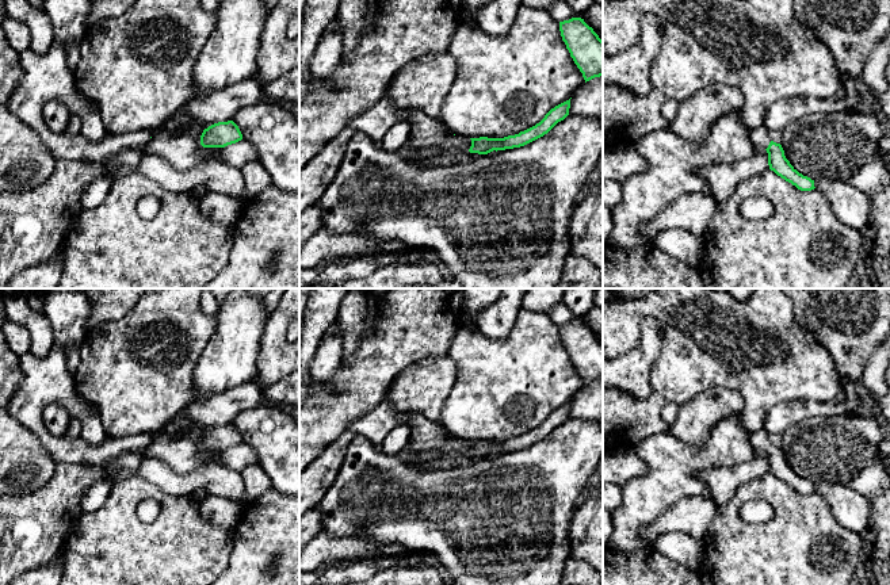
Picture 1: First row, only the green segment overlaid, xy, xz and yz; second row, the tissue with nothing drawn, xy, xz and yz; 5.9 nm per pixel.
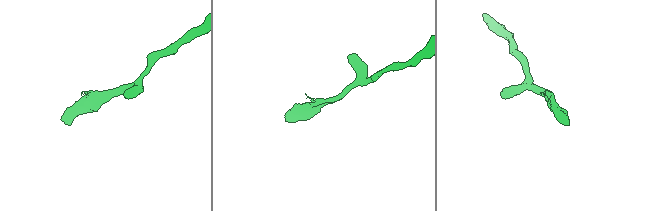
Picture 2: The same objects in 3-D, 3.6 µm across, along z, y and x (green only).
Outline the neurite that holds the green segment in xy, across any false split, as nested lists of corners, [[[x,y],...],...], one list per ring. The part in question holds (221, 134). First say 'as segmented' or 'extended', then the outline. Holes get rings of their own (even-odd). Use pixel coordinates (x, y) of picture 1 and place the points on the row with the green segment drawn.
extended; [[[252,77],[228,85],[207,98],[194,99],[173,115],[182,125],[207,125],[200,135],[203,148],[225,148],[242,139],[238,126],[232,121],[238,110],[266,100],[263,88]]]

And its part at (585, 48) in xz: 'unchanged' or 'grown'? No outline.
grown

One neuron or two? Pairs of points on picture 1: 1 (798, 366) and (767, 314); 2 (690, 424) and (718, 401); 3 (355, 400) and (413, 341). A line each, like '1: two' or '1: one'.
1: one
2: one
3: one

